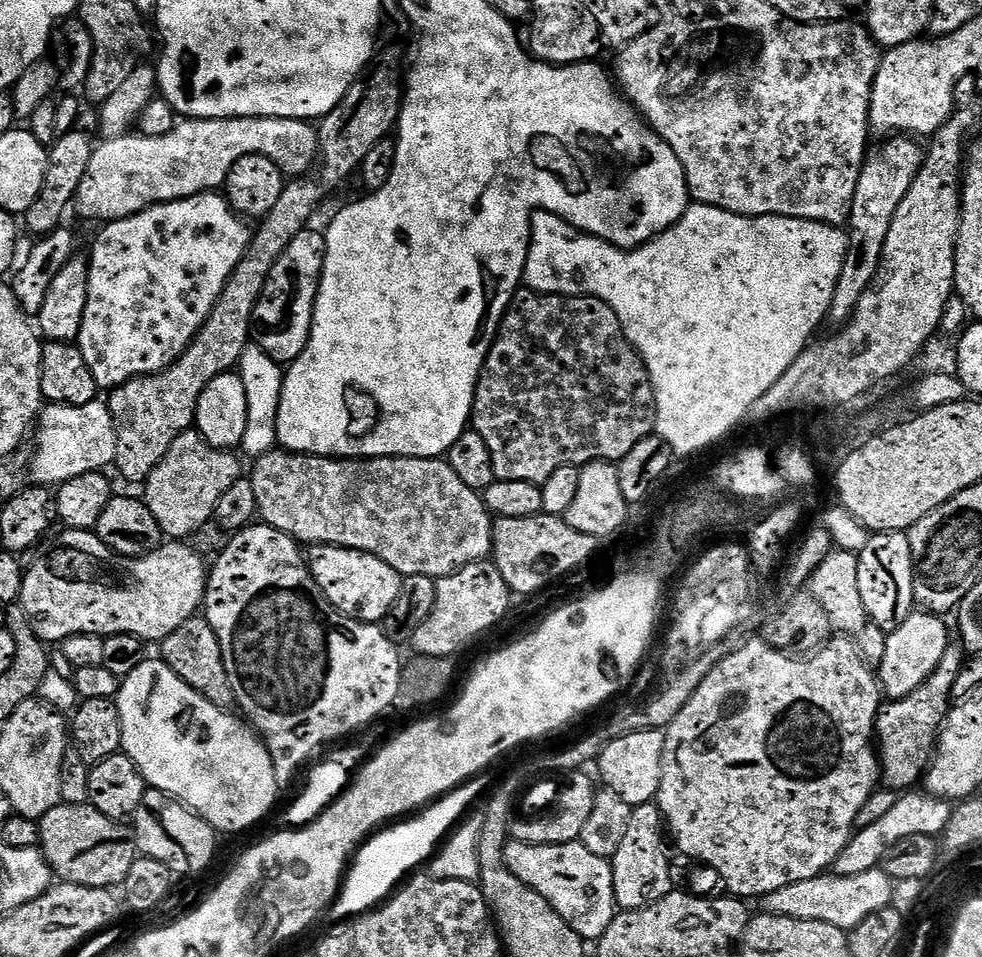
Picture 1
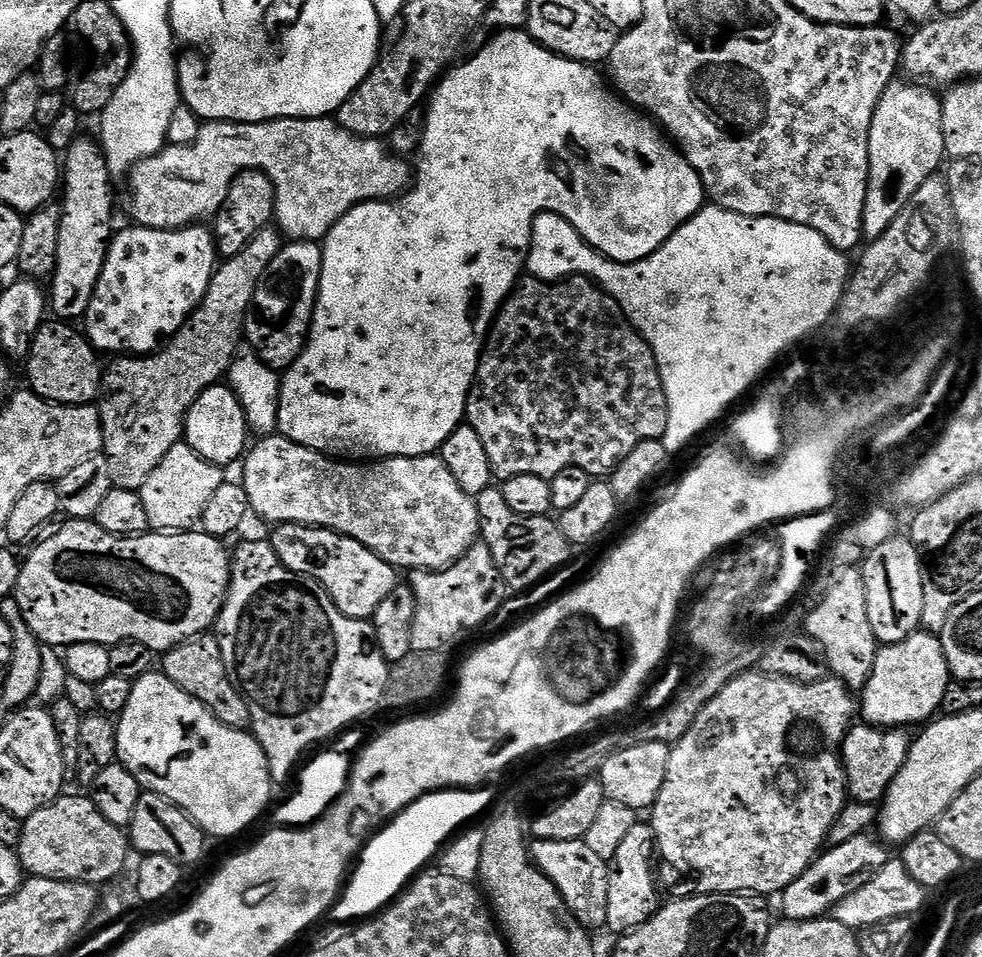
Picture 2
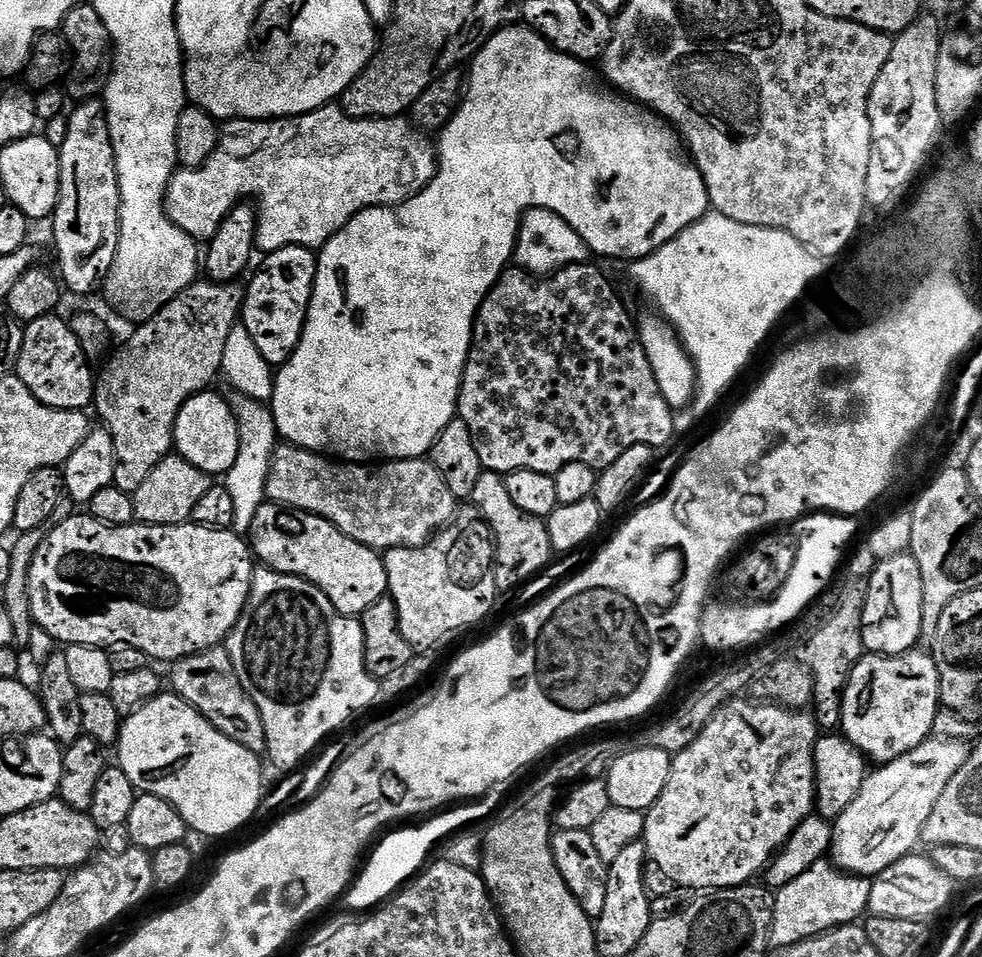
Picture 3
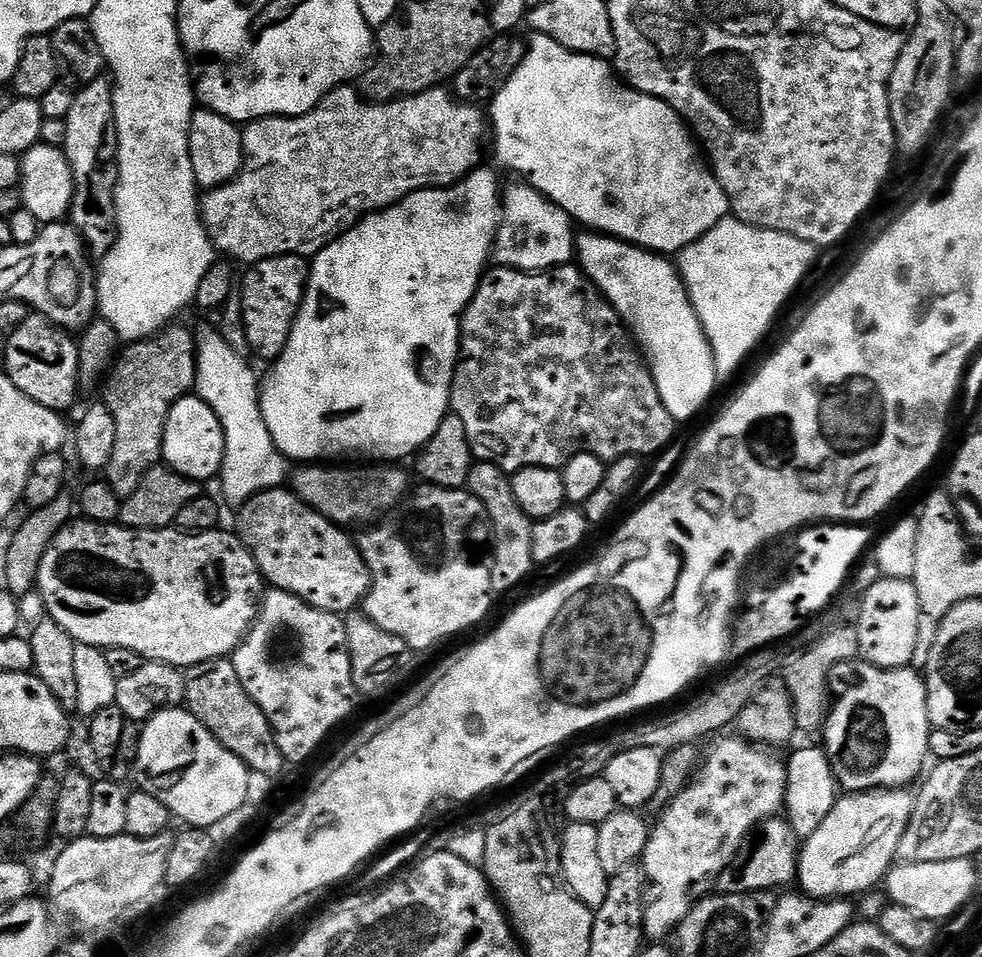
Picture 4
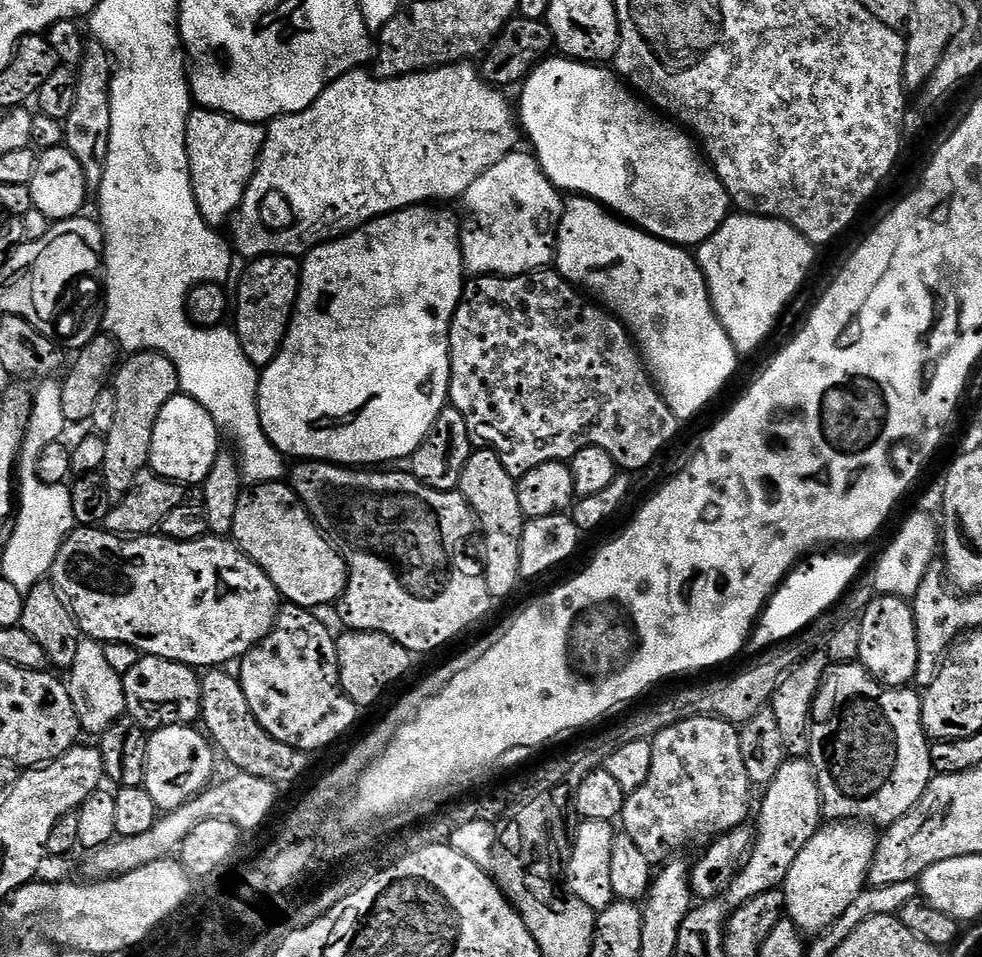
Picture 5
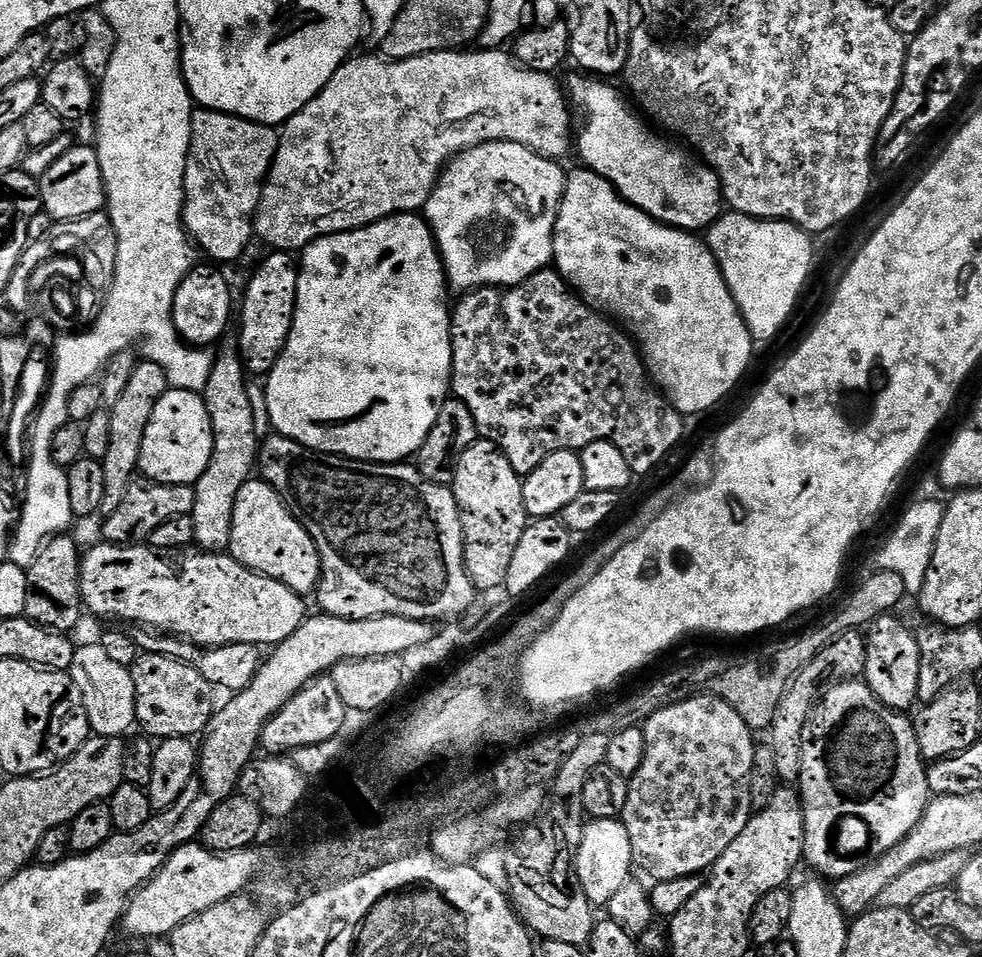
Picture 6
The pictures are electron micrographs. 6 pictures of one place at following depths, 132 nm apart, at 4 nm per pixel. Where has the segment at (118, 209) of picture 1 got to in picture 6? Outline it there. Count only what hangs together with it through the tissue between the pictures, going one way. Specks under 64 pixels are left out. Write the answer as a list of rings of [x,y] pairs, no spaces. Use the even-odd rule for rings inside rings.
[[[457,50],[454,52],[431,52],[405,60],[389,60],[376,56],[353,55],[345,60],[339,70],[326,82],[321,92],[308,103],[298,114],[294,114],[279,129],[278,150],[264,181],[264,189],[260,195],[260,205],[254,217],[254,236],[257,241],[269,244],[269,249],[289,254],[299,253],[315,240],[323,236],[333,236],[339,232],[352,232],[356,228],[365,228],[368,224],[378,222],[387,216],[399,216],[402,212],[419,213],[424,203],[432,197],[436,183],[446,165],[459,156],[461,152],[470,150],[486,142],[518,142],[526,146],[534,154],[547,160],[563,161],[563,156],[570,152],[570,136],[568,140],[568,108],[570,101],[565,89],[556,81],[555,75],[546,72],[535,72],[525,68],[523,64],[512,60],[504,50]]]

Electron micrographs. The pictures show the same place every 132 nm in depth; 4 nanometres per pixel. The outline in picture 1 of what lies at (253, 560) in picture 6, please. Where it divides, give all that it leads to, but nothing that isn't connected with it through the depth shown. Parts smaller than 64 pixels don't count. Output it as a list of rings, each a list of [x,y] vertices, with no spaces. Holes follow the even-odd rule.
[[[318,544],[307,549],[306,559],[312,577],[343,616],[361,620],[364,624],[380,624],[387,620],[400,599],[401,576],[374,554],[333,544]]]

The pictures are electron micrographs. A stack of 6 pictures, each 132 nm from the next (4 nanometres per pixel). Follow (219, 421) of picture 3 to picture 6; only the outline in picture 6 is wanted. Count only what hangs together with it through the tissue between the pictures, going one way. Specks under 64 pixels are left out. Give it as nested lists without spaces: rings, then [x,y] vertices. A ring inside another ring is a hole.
[[[169,387],[154,406],[146,435],[142,438],[139,471],[157,484],[195,485],[198,478],[210,466],[210,454],[214,450],[214,434],[210,414],[201,393]]]

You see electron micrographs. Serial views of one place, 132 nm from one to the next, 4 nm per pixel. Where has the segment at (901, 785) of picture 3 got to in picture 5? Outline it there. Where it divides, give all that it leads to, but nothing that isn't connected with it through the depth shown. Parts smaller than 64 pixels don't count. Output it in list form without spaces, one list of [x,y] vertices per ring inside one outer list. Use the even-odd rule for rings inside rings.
[[[856,822],[829,823],[806,842],[802,854],[794,858],[794,866],[790,866],[790,874],[786,874],[782,885],[782,895],[787,919],[793,920],[801,933],[827,931],[866,888],[878,839],[877,833],[871,831],[875,832]]]

